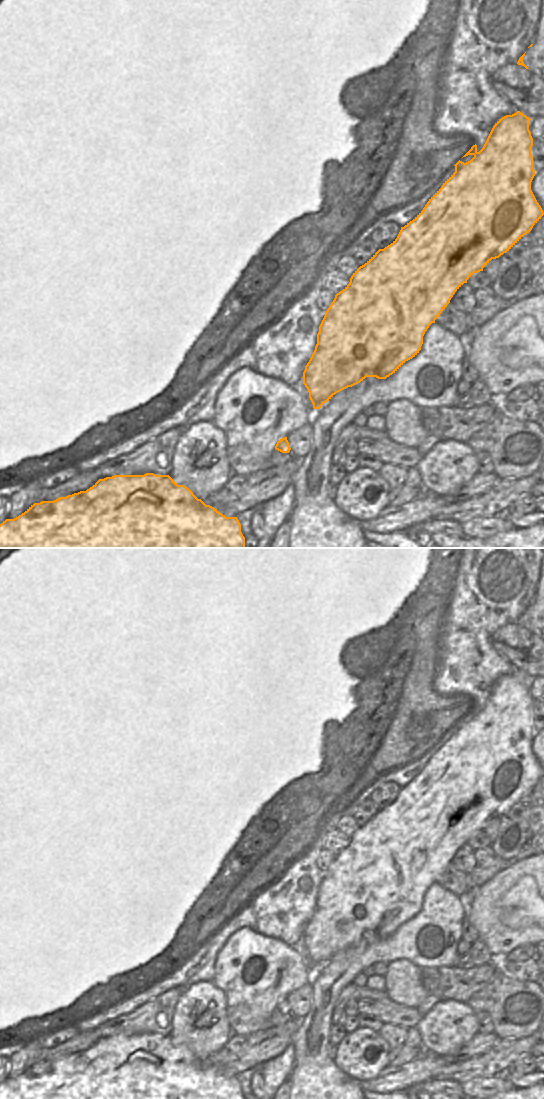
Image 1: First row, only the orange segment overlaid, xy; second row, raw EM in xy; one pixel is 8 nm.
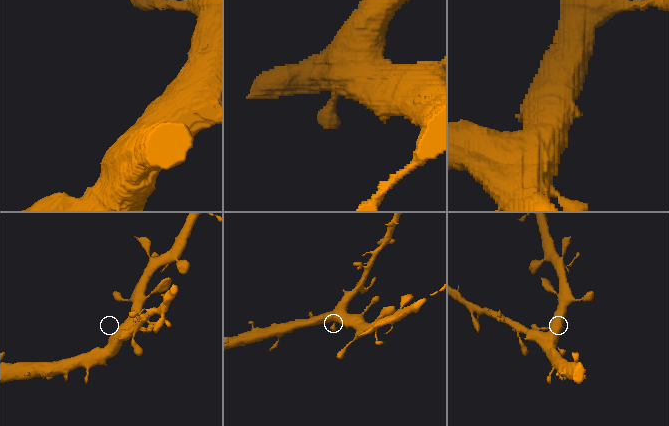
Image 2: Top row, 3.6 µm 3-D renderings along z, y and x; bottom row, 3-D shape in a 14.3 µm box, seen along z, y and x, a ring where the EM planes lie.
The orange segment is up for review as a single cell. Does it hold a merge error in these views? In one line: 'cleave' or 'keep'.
keep

